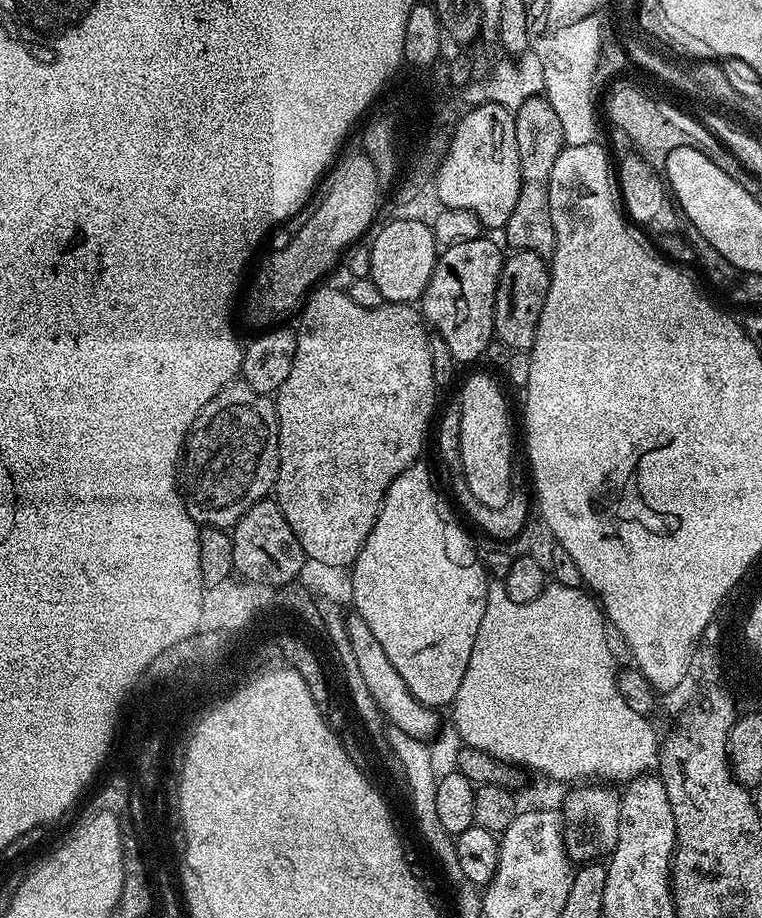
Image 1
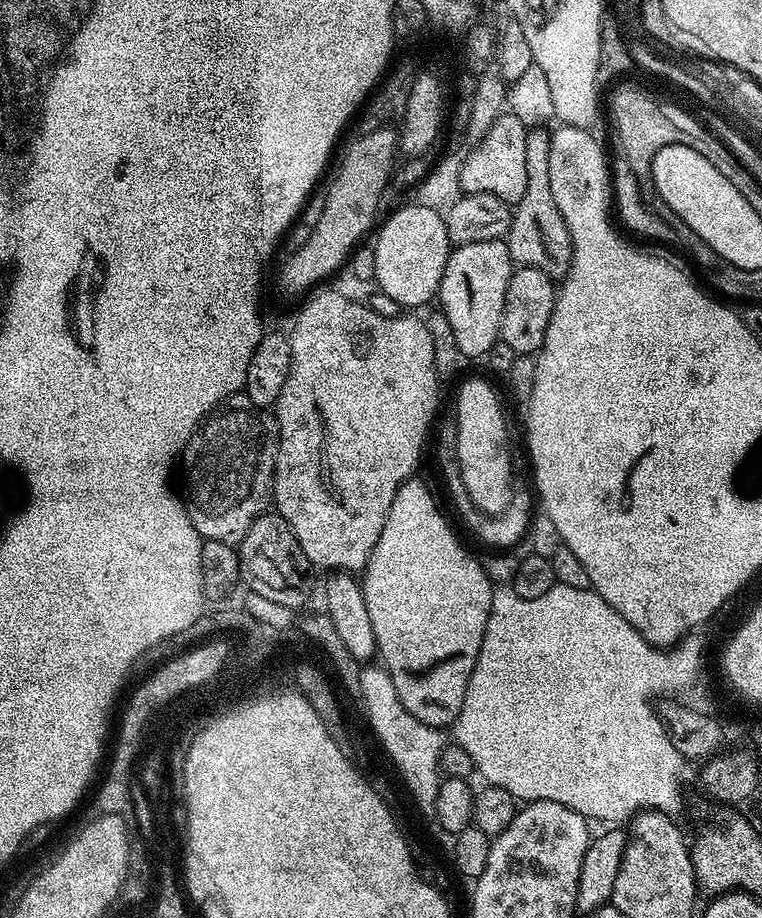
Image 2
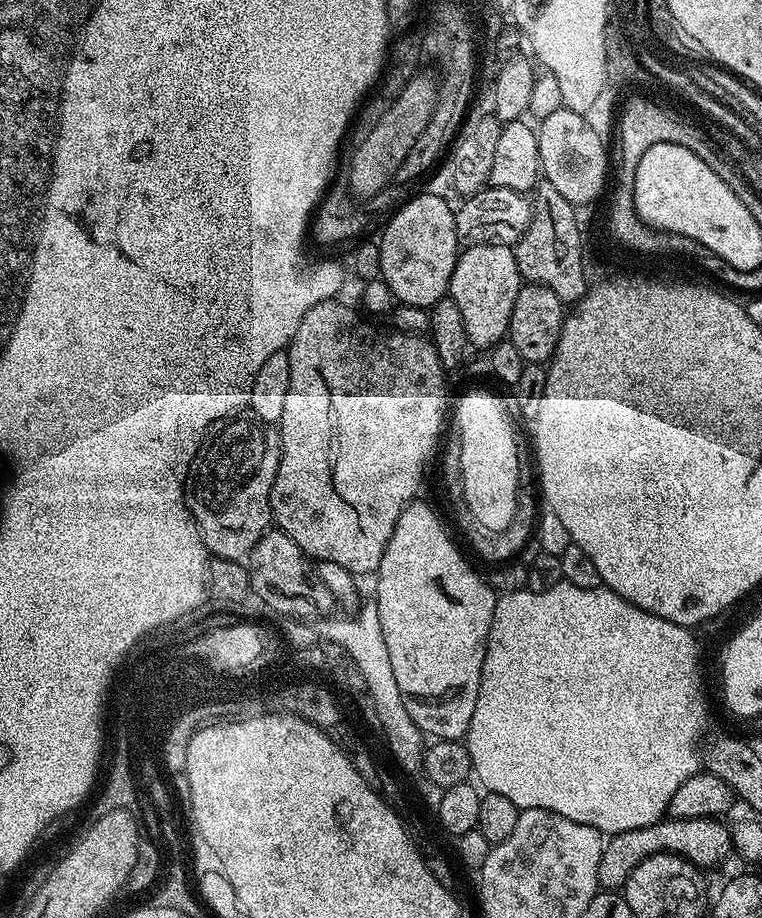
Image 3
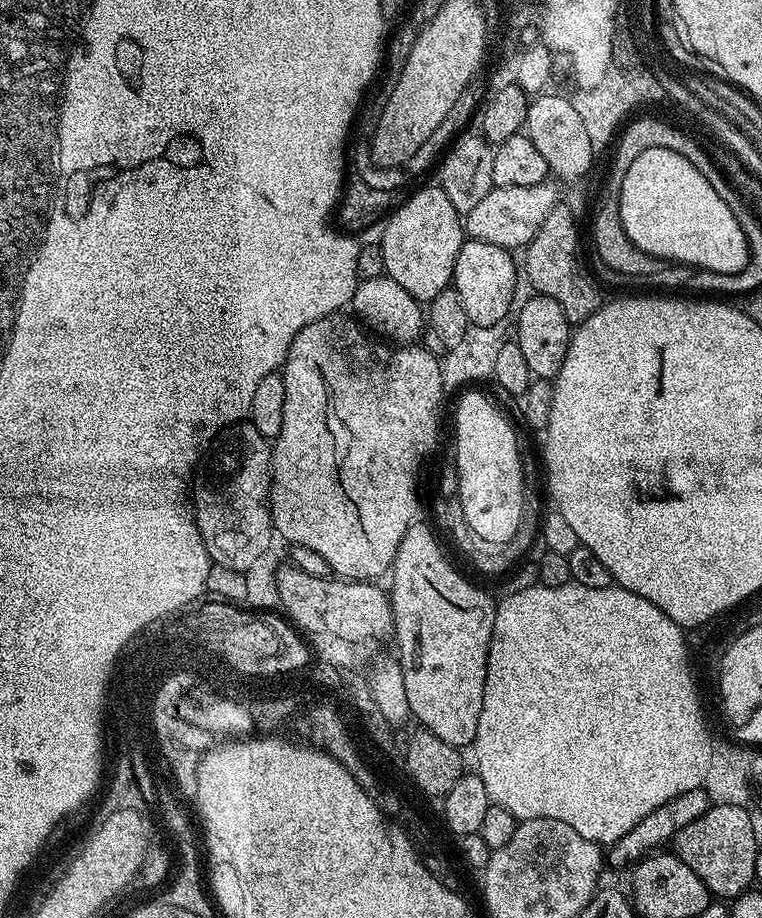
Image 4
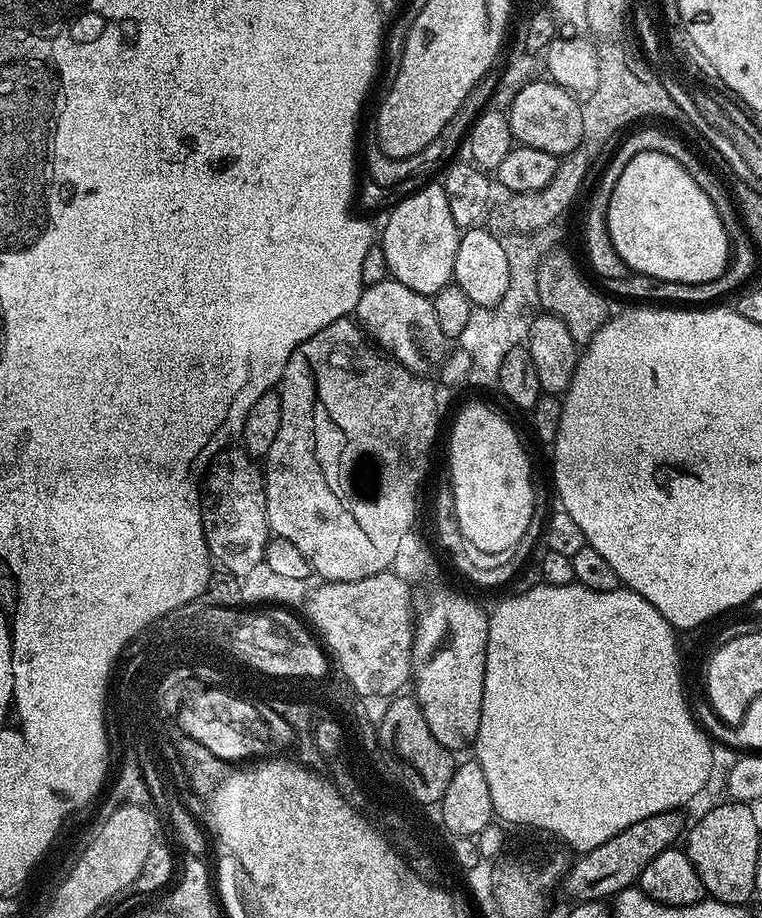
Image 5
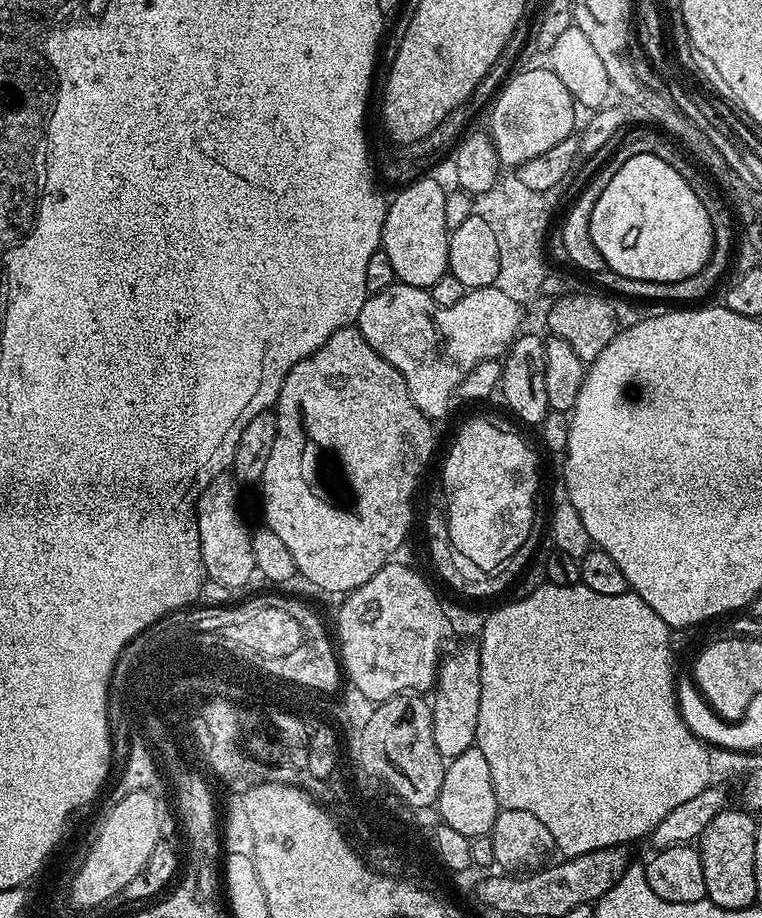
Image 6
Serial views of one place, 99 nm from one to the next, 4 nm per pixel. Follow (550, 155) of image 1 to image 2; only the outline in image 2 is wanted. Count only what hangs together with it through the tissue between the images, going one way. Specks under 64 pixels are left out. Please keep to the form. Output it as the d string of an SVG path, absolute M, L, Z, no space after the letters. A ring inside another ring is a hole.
M544 130L529 131L526 138L526 190L511 209L511 224L506 235L513 265L542 270L547 276L562 278L572 261L572 243L566 222L554 203L550 191L550 142L551 135Z

